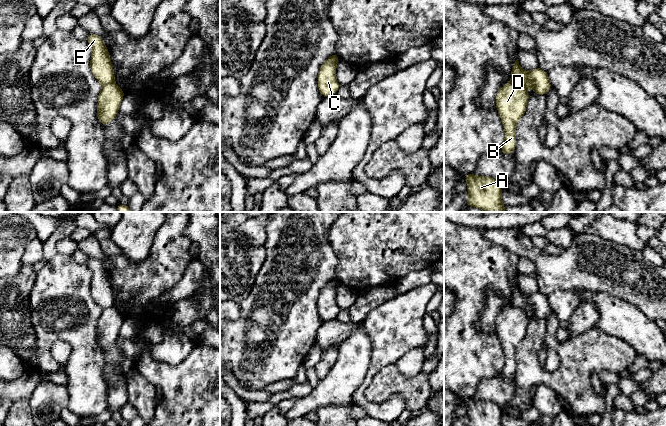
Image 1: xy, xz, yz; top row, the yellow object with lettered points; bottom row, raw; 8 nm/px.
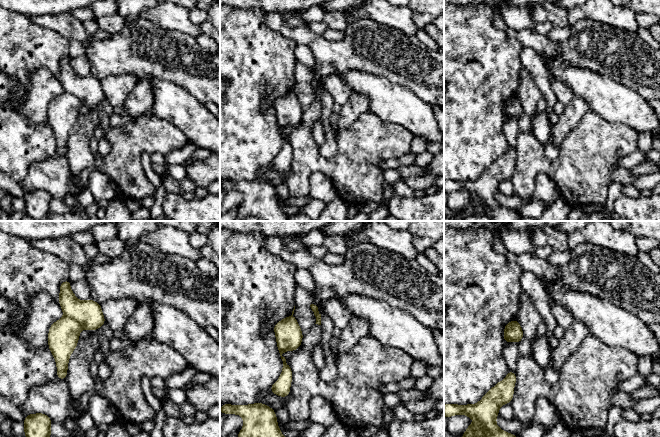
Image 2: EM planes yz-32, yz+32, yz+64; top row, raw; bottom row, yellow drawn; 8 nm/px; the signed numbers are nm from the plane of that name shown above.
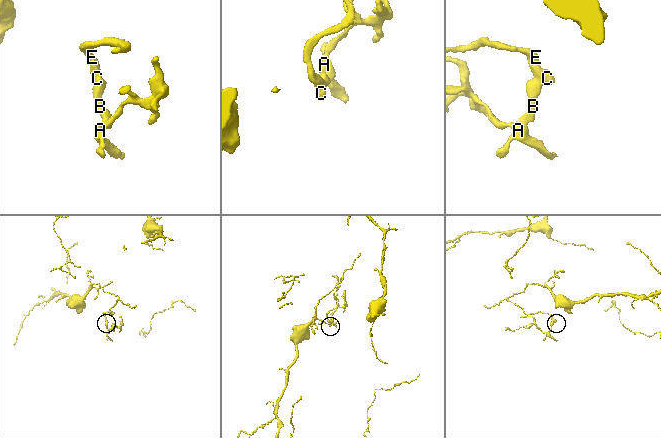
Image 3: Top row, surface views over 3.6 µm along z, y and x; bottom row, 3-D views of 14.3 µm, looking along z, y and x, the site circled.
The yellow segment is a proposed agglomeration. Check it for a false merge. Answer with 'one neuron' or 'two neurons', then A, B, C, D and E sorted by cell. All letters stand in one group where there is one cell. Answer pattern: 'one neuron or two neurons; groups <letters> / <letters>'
two neurons; groups A B D / C E

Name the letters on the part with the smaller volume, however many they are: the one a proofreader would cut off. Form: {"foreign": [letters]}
{"foreign": ["A", "B", "D"]}

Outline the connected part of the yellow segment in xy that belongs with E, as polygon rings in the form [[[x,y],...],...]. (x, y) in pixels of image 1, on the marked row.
[[[89,32],[86,41],[92,47],[90,67],[94,77],[102,85],[113,83],[115,81],[113,65],[109,57],[108,48],[105,46],[102,38]]]

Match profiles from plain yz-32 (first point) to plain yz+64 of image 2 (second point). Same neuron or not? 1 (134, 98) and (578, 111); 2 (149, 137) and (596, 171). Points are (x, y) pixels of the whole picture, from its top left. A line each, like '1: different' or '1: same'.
1: same
2: same

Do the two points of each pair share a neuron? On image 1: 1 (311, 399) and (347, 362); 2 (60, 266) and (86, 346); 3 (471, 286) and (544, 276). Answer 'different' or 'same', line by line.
1: same
2: same
3: different

